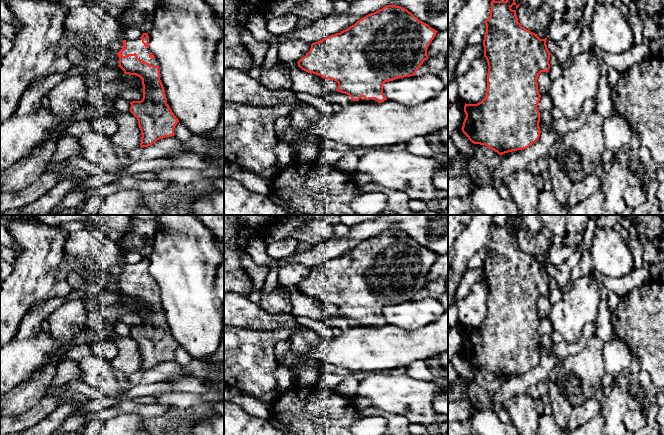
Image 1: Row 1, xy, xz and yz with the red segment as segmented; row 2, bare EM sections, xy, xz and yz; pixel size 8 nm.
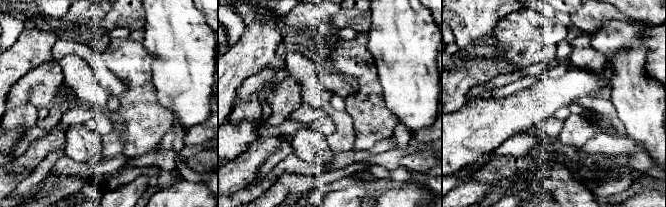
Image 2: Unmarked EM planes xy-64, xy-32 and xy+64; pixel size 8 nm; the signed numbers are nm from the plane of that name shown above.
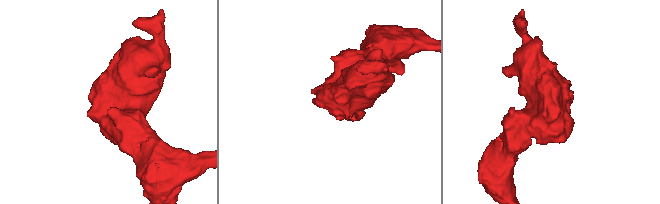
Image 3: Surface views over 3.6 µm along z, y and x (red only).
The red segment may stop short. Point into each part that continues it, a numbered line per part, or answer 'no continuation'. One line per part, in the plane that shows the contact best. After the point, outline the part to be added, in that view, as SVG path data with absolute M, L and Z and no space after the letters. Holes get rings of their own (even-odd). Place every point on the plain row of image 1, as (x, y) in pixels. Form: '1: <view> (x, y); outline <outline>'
1: xy (132, 270); outline M139 262L137 264L126 264L126 274L122 275L122 279L134 278L136 277L138 282L144 286L149 287L153 290L159 290L156 283L152 283L149 278L149 272L145 271L142 264Z

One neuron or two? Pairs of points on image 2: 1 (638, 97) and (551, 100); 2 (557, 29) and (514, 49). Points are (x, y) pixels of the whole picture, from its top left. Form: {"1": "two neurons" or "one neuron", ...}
{"1": "two neurons", "2": "one neuron"}

